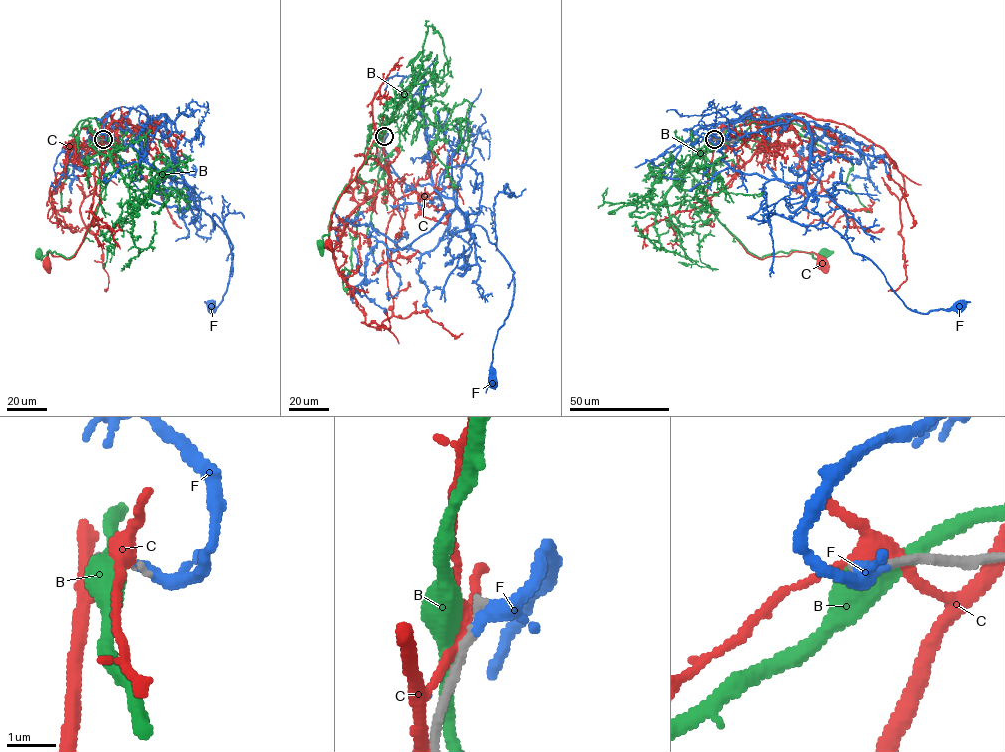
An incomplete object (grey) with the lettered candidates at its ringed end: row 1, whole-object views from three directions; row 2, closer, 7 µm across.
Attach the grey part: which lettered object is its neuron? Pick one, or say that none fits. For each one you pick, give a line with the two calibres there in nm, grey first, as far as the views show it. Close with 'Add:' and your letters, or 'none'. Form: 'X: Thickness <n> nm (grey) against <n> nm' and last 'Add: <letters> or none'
F: Thickness 160 nm (grey) against 240 nm
Add: F

